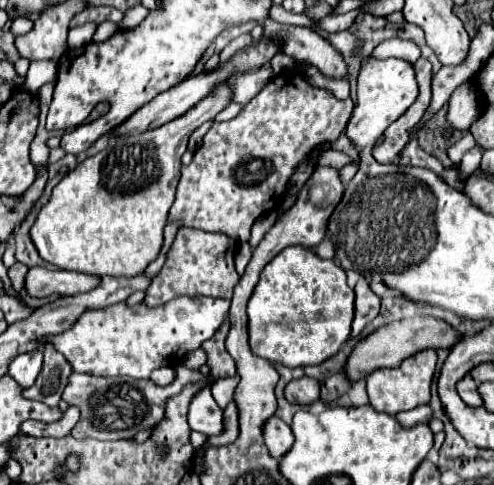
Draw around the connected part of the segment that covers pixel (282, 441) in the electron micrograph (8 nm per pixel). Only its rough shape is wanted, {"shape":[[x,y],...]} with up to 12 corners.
{"shape":[[277,416],[265,428],[265,444],[273,458],[283,458],[295,438]]}

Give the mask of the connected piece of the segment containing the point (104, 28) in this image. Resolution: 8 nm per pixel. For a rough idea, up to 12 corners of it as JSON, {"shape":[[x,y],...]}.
{"shape":[[101,22],[93,40],[105,42],[107,38],[121,32],[113,22]]}

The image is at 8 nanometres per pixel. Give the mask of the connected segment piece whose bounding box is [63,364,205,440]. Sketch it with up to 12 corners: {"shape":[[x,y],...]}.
{"shape":[[199,370],[157,386],[73,372],[63,400],[79,406],[73,438],[131,440]]}

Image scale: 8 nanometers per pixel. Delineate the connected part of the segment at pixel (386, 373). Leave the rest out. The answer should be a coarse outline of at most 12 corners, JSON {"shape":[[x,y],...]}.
{"shape":[[437,352],[367,378],[369,404],[397,414],[427,404]]}

